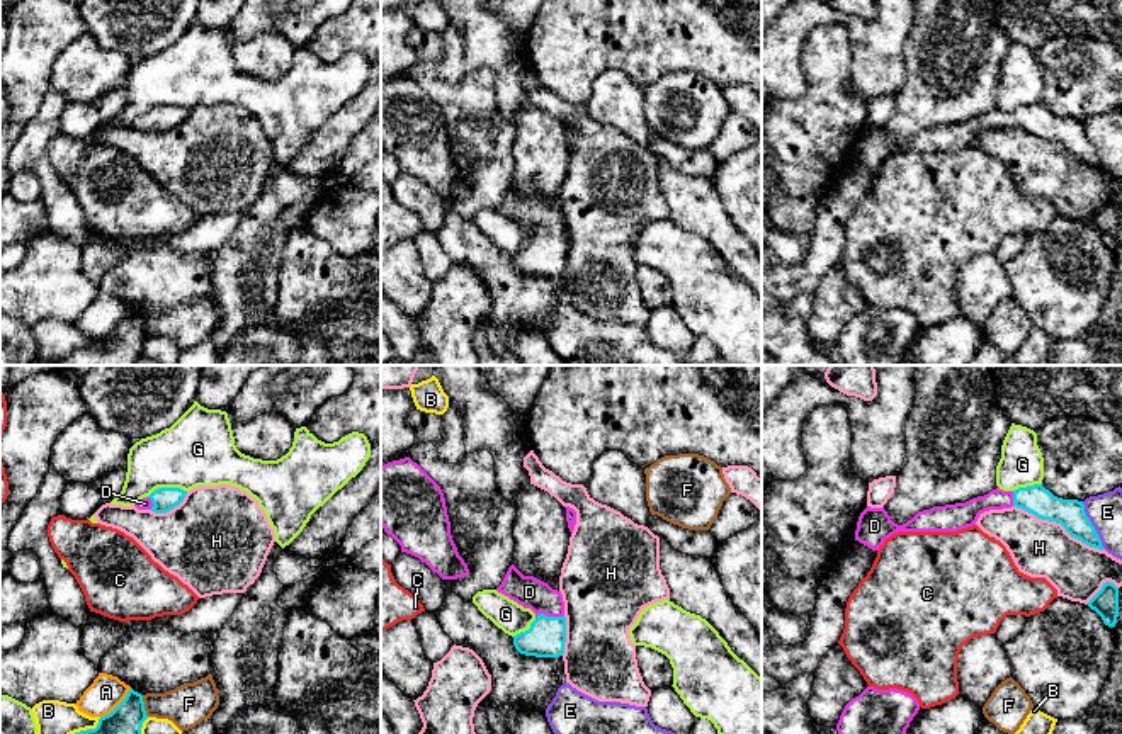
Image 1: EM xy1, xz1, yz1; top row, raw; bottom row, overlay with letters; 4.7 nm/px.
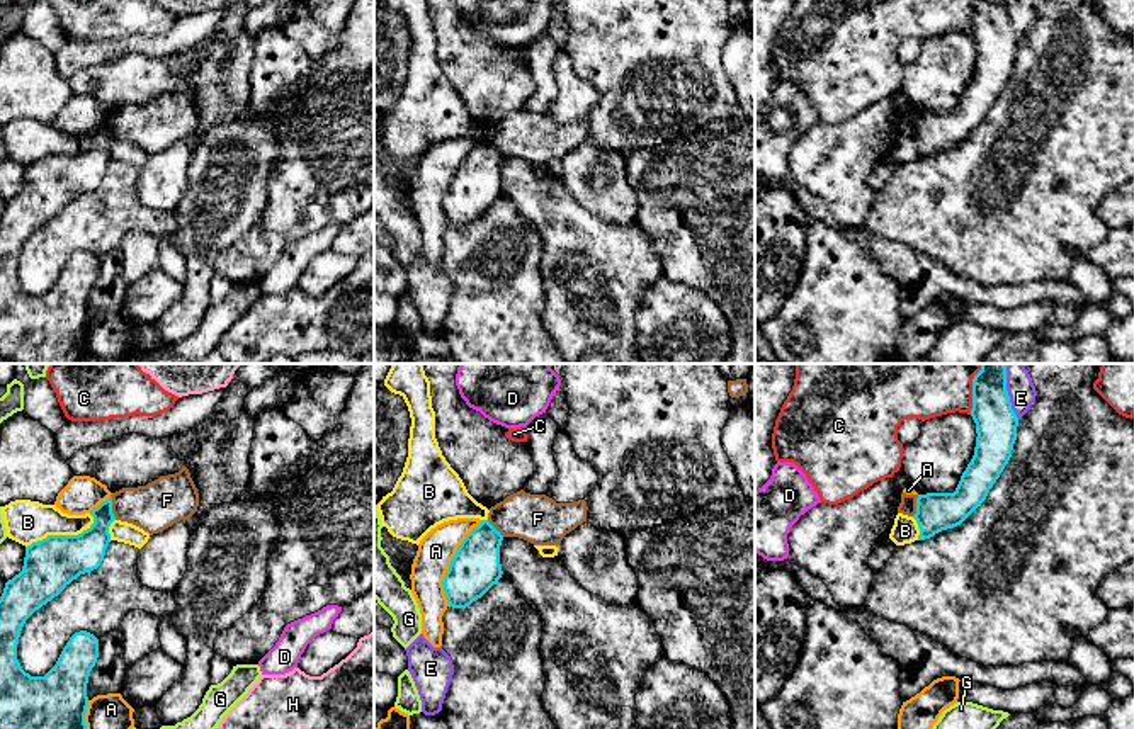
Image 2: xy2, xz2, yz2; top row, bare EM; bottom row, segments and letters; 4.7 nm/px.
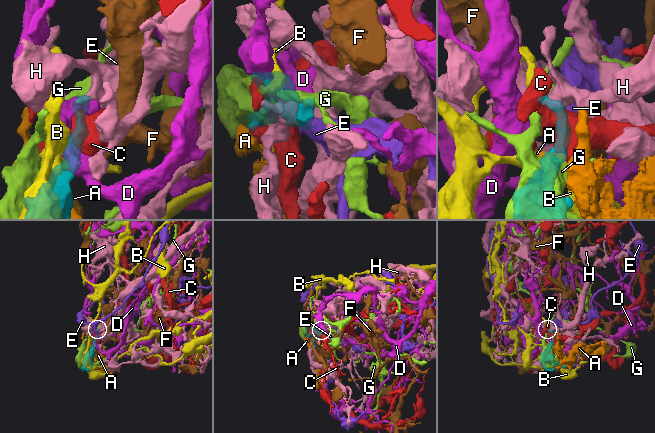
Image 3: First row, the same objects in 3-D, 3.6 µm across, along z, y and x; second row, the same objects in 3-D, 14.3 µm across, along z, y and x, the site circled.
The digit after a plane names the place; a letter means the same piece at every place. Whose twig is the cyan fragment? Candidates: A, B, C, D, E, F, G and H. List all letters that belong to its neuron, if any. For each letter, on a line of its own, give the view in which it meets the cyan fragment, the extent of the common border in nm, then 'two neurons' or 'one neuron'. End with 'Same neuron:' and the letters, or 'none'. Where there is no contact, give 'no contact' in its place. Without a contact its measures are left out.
A: meets cyan in xz2; contact 440 nm long; two neurons
B: meets cyan in xy2; contact 360 nm long; two neurons
C: meets cyan in yz2; contact 160 nm long; two neurons
D: meets cyan in xz1; contact 140 nm long; one neuron
E: meets cyan in yz1; contact 240 nm long; two neurons
F: meets cyan in xy2; contact 110 nm long; two neurons
G: meets cyan in xy1; contact 200 nm long; two neurons
H: meets cyan in yz1; contact 480 nm long; two neurons
Same neuron: D

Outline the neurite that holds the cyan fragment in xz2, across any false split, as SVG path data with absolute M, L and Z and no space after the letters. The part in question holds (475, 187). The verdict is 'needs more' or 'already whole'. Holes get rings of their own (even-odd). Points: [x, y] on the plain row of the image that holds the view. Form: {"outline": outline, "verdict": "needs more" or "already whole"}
{"outline": "M488 139L466 155L442 201L449 226L466 228L498 202L503 194L502 160L503 155Z", "verdict": "already whole"}

